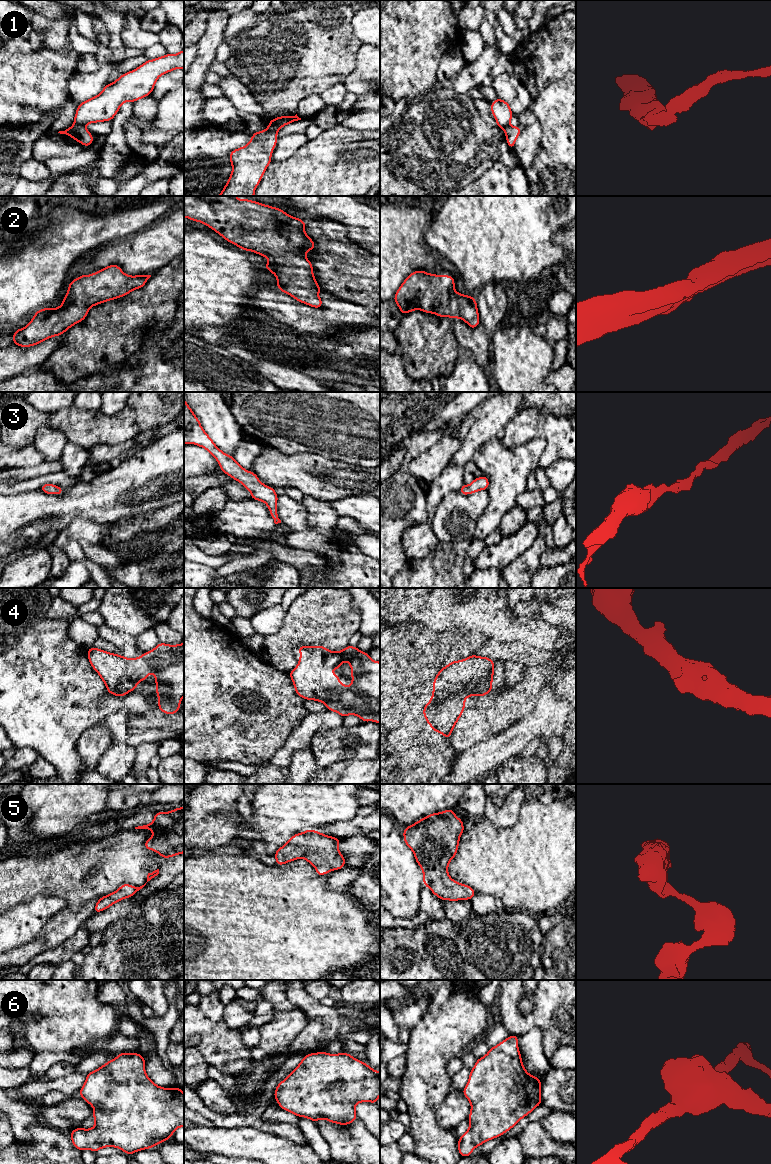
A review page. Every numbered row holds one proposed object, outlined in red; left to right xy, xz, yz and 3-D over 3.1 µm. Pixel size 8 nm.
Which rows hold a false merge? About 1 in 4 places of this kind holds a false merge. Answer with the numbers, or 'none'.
1

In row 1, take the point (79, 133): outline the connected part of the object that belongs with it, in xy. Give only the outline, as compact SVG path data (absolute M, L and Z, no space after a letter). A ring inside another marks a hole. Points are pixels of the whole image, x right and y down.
M73 125L72 127L64 131L59 131L58 133L71 136L74 140L87 147L93 143L93 135L86 129L86 127L81 125Z

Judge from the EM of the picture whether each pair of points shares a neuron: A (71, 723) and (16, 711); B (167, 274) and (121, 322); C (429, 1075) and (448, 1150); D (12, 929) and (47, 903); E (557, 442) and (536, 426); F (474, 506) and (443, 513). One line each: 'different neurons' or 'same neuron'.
A: same neuron
B: same neuron
C: same neuron
D: same neuron
E: same neuron
F: same neuron

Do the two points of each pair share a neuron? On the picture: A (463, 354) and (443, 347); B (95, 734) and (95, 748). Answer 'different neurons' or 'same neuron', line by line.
A: different neurons
B: same neuron

